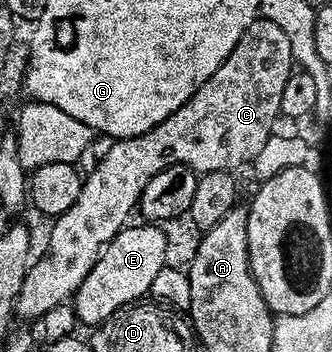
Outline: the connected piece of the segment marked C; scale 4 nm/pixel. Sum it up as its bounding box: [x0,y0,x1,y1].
[16,18,296,321]

